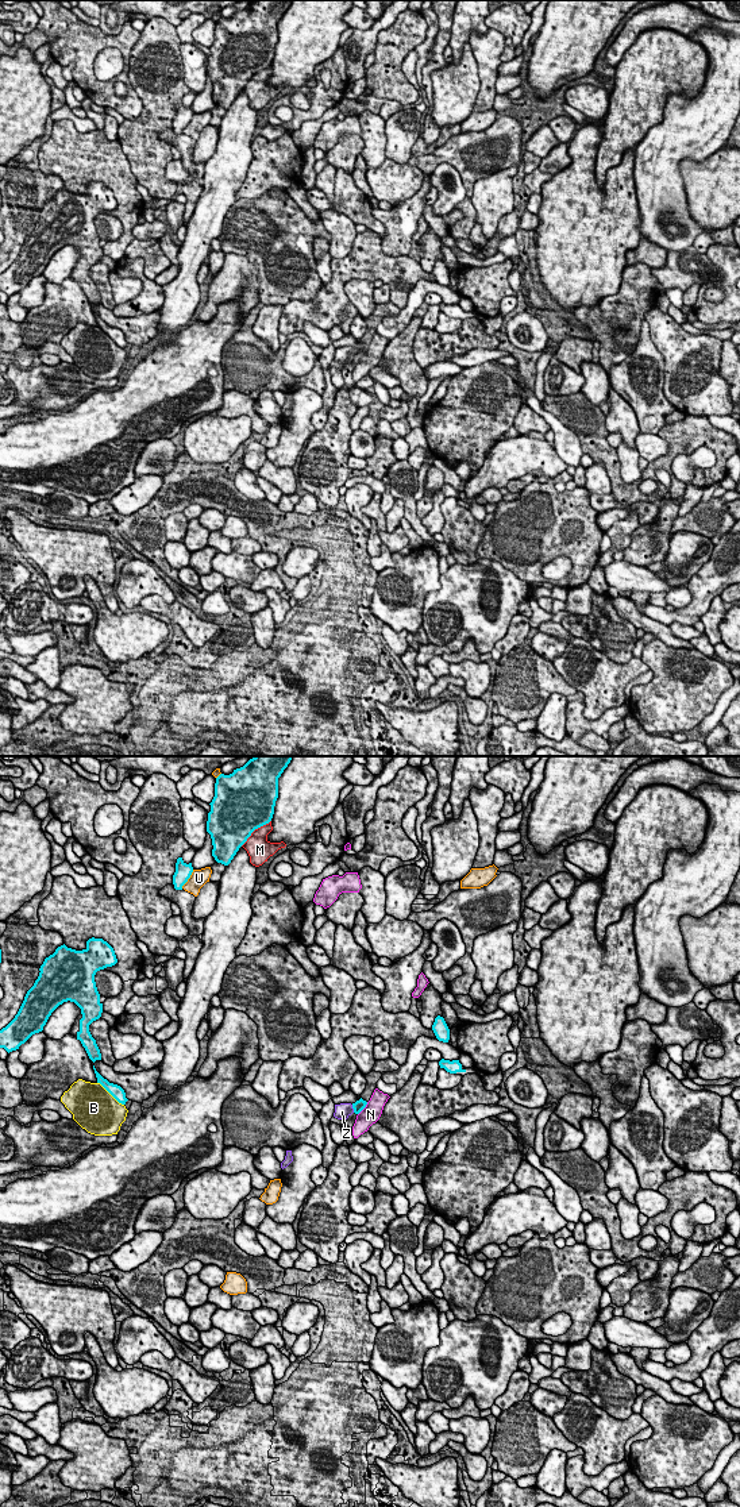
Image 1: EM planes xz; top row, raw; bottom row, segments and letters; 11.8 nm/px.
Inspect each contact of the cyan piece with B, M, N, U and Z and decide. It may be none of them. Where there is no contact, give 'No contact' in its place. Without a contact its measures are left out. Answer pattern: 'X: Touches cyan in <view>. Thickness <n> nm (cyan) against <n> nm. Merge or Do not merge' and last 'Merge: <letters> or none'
B: Touches cyan in xz. Thickness 160 nm (cyan) against 500 nm. Do not merge
M: Touches cyan in xz. Thickness 500 nm (cyan) against 300 nm. Do not merge
N: Touches cyan in xz. Thickness 140 nm (cyan) against 220 nm. Do not merge
U: Touches cyan in xz. Thickness 190 nm (cyan) against 200 nm. Do not merge
Z: Touches cyan in xz. Thickness 140 nm (cyan) against 190 nm. Merge
Merge: Z

